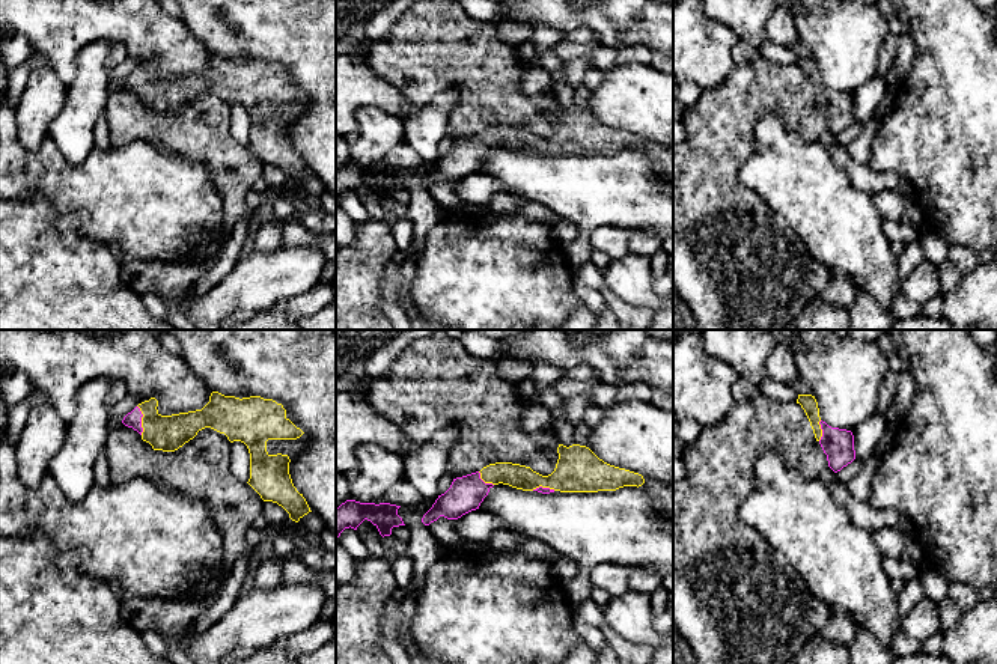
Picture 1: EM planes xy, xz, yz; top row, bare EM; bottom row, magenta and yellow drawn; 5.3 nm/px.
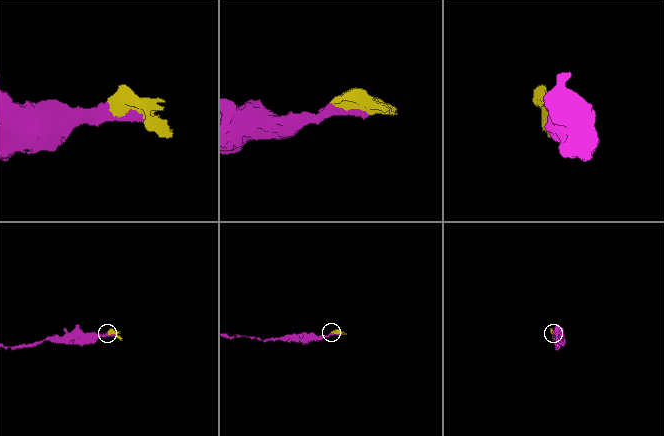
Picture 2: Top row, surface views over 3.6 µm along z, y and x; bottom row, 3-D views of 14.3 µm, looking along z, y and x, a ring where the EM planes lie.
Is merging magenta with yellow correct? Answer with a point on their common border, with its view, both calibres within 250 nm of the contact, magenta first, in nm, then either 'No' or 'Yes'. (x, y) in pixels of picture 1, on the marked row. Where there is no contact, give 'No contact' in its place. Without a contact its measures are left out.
Touches magenta at xy (140, 420). Thickness 90 nm (magenta) against 190 nm. Yes

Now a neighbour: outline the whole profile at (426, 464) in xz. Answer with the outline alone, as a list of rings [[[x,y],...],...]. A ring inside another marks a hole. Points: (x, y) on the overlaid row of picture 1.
[[[447,423],[414,450],[402,453],[404,480],[413,485],[423,501],[435,501],[440,495],[438,480],[447,473],[447,458],[459,440],[459,428]]]

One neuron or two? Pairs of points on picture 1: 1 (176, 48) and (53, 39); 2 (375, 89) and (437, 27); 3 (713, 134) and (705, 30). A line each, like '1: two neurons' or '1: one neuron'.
1: one neuron
2: two neurons
3: two neurons

